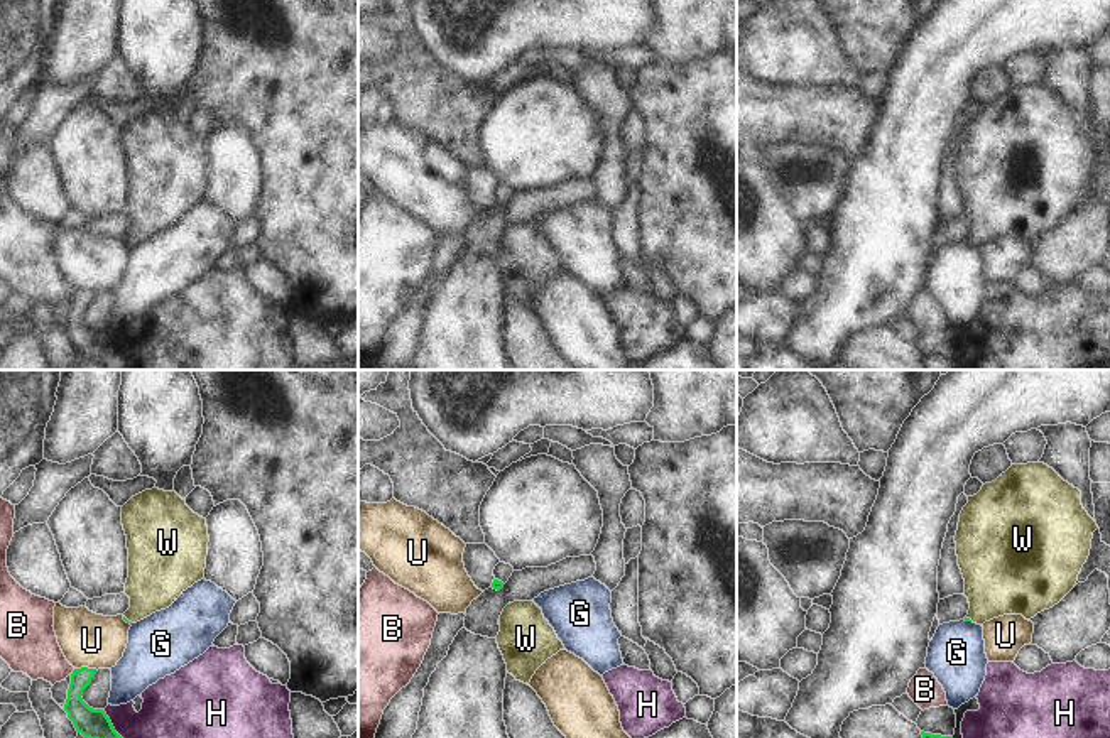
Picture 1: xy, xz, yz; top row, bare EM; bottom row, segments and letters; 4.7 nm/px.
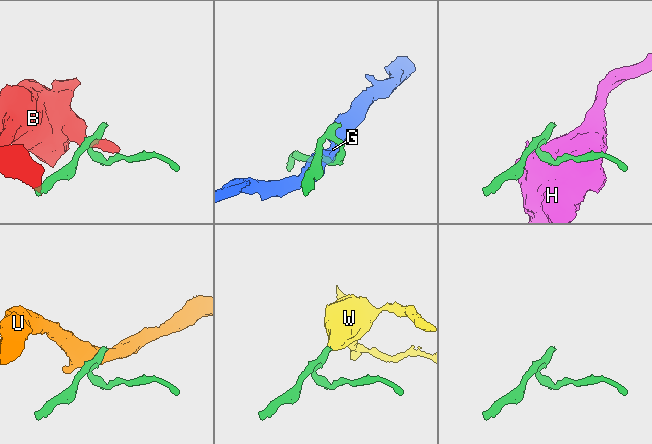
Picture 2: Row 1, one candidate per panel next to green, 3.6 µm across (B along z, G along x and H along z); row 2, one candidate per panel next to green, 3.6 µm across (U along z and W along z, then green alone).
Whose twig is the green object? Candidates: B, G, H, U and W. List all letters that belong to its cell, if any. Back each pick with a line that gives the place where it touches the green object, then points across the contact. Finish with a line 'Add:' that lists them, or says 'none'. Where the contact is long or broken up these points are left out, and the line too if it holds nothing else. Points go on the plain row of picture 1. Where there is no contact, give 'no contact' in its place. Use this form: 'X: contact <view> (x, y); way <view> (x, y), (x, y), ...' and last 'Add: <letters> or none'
W: contact xy (127, 242); way xy (124, 238), (127, 242), (142, 227), (156, 200)
Add: W

